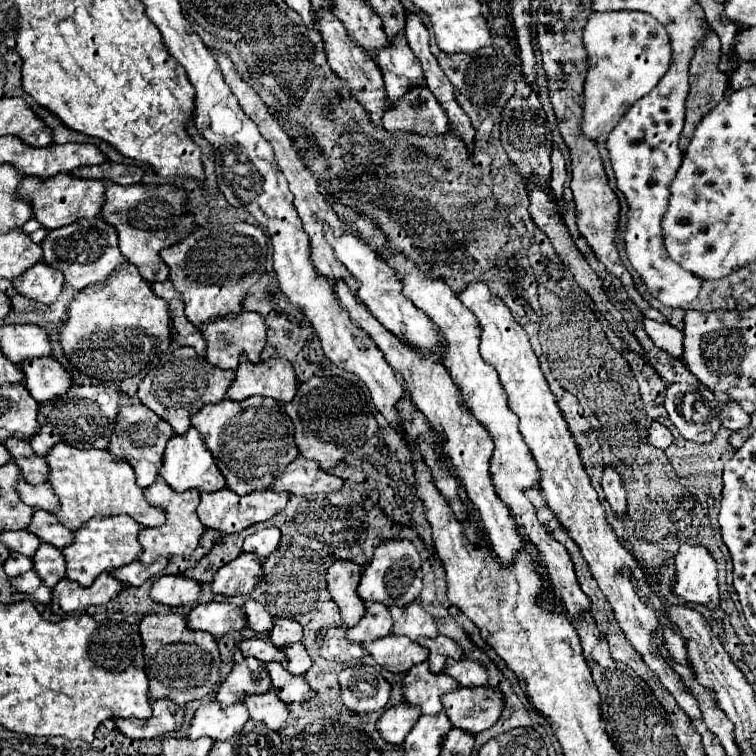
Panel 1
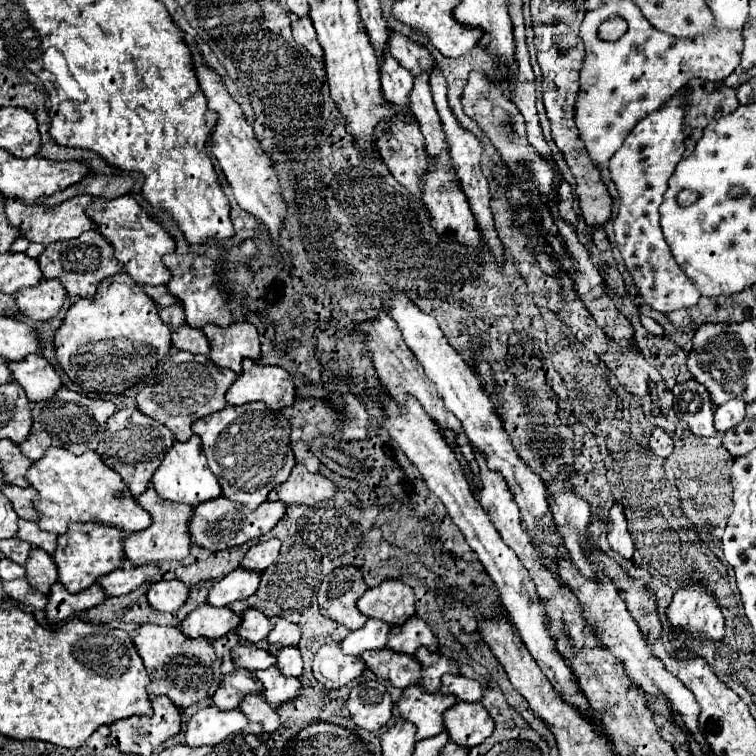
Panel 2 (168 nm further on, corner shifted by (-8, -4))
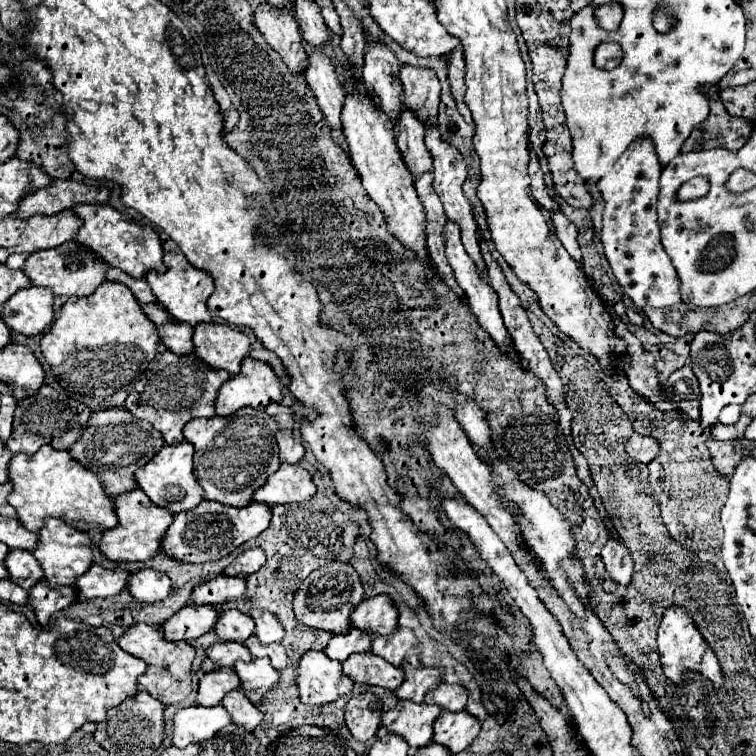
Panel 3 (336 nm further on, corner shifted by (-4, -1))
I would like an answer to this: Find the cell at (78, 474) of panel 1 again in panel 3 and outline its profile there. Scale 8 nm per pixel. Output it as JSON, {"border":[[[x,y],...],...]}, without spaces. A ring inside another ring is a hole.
{"border":[[[42,445],[34,455],[18,453],[12,457],[8,473],[14,485],[14,493],[10,493],[8,503],[16,509],[20,523],[28,527],[28,531],[38,533],[48,517],[64,519],[80,531],[108,531],[118,525],[114,499],[104,491],[100,477],[80,465],[70,451],[58,451],[50,445]]]}

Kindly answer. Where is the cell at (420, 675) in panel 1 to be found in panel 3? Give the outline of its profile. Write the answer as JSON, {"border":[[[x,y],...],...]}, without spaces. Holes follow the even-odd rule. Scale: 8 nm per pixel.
{"border":[[[400,699],[394,709],[386,711],[382,717],[382,725],[388,727],[390,733],[396,733],[408,741],[408,745],[416,751],[432,741],[434,721],[440,715],[440,705],[426,705]]]}

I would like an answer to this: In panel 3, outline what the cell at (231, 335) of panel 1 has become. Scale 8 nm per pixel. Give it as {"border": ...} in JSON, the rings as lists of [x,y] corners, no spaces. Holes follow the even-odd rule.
{"border":[[[200,323],[194,329],[196,353],[214,369],[224,369],[230,375],[240,371],[240,361],[250,355],[250,339],[244,331],[230,325]]]}

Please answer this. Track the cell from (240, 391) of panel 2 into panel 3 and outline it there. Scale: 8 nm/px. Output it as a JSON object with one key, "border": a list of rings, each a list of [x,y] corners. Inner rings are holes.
{"border":[[[246,357],[242,361],[242,371],[234,377],[230,377],[224,387],[220,387],[218,397],[216,397],[216,415],[230,415],[240,407],[256,407],[256,409],[266,409],[270,403],[280,403],[282,401],[282,383],[278,379],[278,375],[274,373],[274,369],[264,363],[264,361],[256,361],[252,357]]]}

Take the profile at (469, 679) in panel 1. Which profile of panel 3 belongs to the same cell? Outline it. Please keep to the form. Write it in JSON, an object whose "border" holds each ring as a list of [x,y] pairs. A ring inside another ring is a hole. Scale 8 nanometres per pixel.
{"border":[[[440,683],[432,693],[430,693],[430,701],[436,705],[442,705],[448,711],[462,711],[466,707],[468,701],[468,693],[462,685],[454,683]]]}

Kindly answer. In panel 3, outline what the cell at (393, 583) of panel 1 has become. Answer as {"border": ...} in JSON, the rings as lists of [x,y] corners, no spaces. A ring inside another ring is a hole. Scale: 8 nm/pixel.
{"border":[[[386,593],[368,597],[354,607],[352,625],[372,635],[390,635],[398,629],[398,609]]]}

